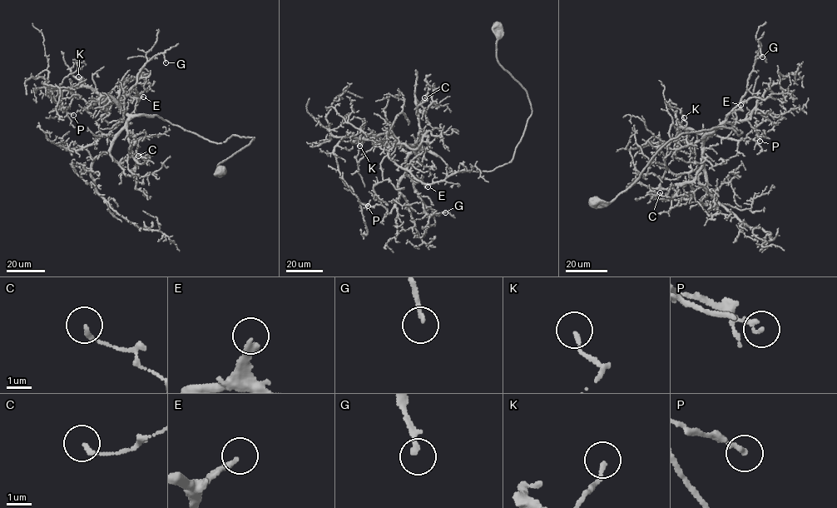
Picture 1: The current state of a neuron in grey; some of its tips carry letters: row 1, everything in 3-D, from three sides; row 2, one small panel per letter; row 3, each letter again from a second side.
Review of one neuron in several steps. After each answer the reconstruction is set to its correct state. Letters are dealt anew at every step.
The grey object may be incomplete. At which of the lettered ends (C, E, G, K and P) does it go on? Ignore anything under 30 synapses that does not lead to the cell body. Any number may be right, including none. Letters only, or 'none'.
E

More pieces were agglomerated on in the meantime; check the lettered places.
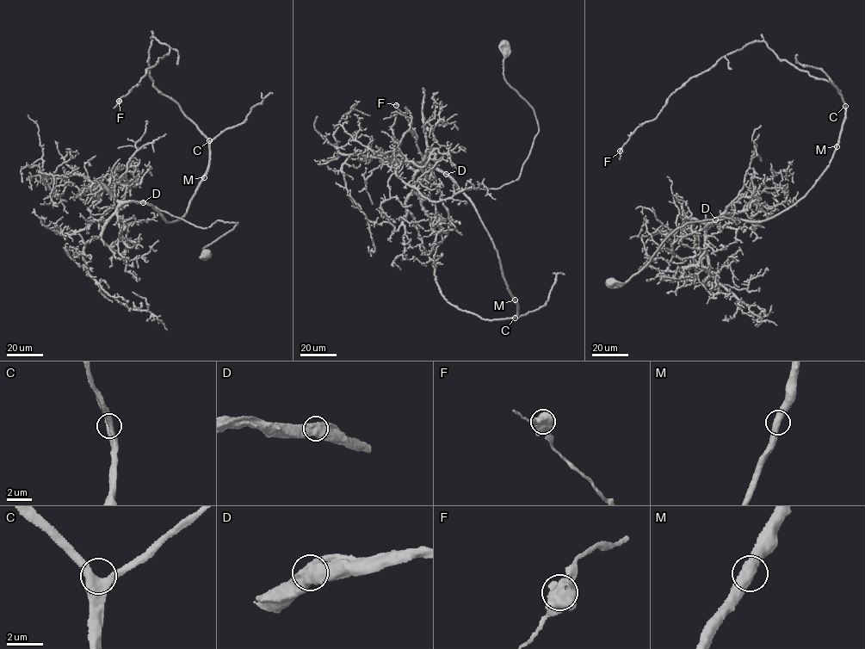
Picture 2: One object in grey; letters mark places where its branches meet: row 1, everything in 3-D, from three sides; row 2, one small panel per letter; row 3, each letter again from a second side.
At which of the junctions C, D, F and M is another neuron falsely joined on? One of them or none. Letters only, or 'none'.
none

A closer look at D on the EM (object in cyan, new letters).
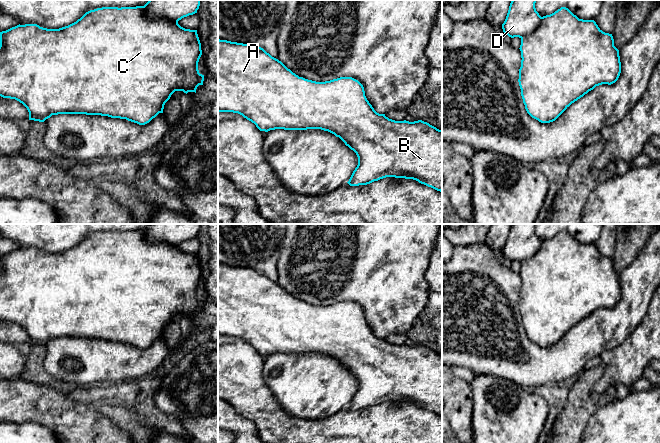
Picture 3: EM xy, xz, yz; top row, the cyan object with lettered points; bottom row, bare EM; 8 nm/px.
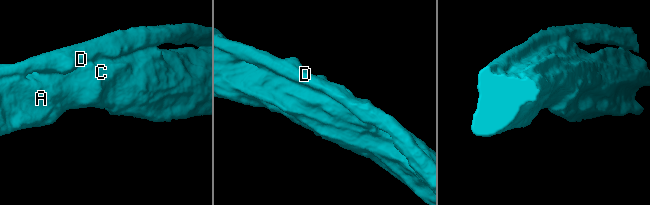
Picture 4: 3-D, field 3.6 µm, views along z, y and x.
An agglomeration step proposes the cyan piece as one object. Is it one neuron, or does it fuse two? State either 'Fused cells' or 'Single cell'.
Single cell

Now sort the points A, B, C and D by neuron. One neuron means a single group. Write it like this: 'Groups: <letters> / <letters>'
Groups: A B C D

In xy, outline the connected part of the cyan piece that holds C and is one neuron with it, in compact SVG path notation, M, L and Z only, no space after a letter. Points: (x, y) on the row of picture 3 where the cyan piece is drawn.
M149 0L144 6L136 7L102 7L86 12L76 22L59 28L47 29L37 24L17 25L0 32L0 96L15 99L22 103L29 112L29 120L44 122L52 115L58 114L86 114L101 115L111 118L126 119L145 125L163 113L165 103L175 91L184 93L195 92L199 85L203 85L204 75L199 73L198 62L202 55L201 43L197 30L181 27L178 21L197 13L201 0Z

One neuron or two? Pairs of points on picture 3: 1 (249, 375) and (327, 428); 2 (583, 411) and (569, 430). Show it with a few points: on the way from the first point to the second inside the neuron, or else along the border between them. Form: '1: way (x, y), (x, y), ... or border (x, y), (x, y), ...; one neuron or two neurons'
1: way (259, 398), (287, 426), (304, 428); one neuron
2: way (578, 416), (569, 425); one neuron

